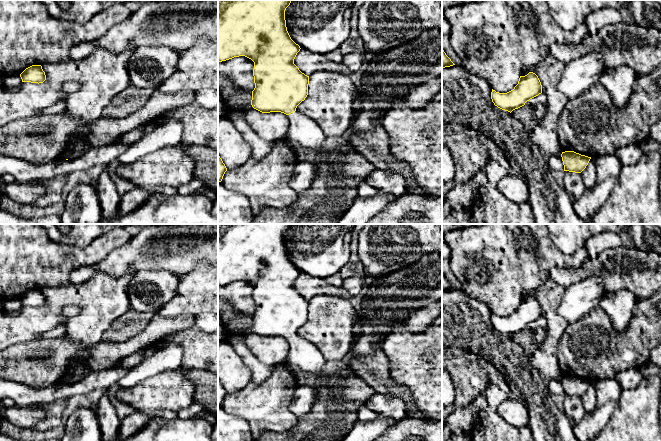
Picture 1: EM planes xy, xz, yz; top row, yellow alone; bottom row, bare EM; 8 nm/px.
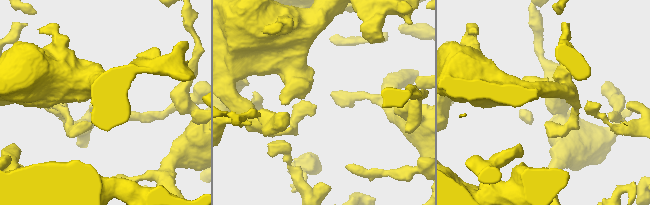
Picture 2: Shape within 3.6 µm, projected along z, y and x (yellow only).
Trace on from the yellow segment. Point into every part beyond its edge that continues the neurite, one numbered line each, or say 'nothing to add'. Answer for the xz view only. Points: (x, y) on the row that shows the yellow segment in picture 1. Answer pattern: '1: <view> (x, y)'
1: xz (304, 131)

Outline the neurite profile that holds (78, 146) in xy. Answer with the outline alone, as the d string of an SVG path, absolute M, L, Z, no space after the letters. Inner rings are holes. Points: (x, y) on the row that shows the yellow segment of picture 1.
M85 137L74 138L67 146L62 158L72 160L85 153L91 147L85 139Z

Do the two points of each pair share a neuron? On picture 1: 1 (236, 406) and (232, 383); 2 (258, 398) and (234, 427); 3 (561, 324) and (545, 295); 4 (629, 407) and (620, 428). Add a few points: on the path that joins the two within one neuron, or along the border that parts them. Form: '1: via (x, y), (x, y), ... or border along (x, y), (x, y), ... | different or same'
1: border along (250, 380), (240, 389), (228, 393) | different
2: border along (228, 412), (241, 417), (251, 430) | different
3: via (554, 317), (549, 311), (549, 302) | same
4: via (629, 412), (629, 419), (625, 423) | same

